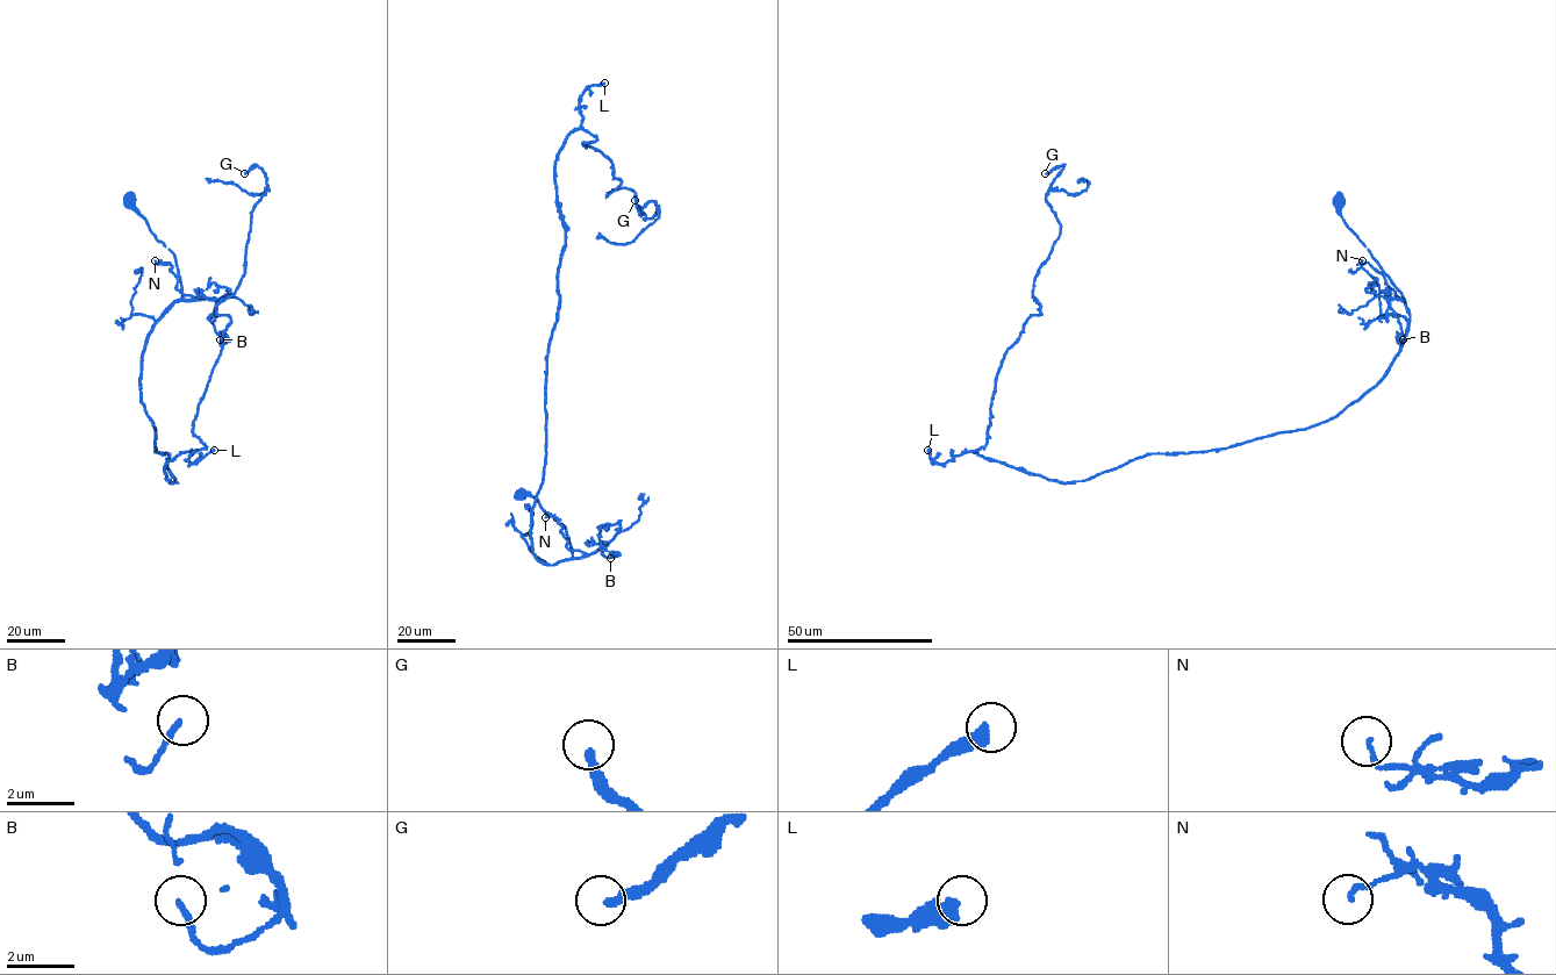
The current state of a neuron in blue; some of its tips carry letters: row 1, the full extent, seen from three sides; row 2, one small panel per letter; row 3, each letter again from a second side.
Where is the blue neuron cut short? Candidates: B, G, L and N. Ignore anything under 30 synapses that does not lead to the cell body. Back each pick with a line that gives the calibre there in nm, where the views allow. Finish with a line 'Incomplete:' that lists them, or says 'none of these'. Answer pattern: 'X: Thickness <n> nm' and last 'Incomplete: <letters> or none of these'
L: Thickness 440 nm
Incomplete: L

